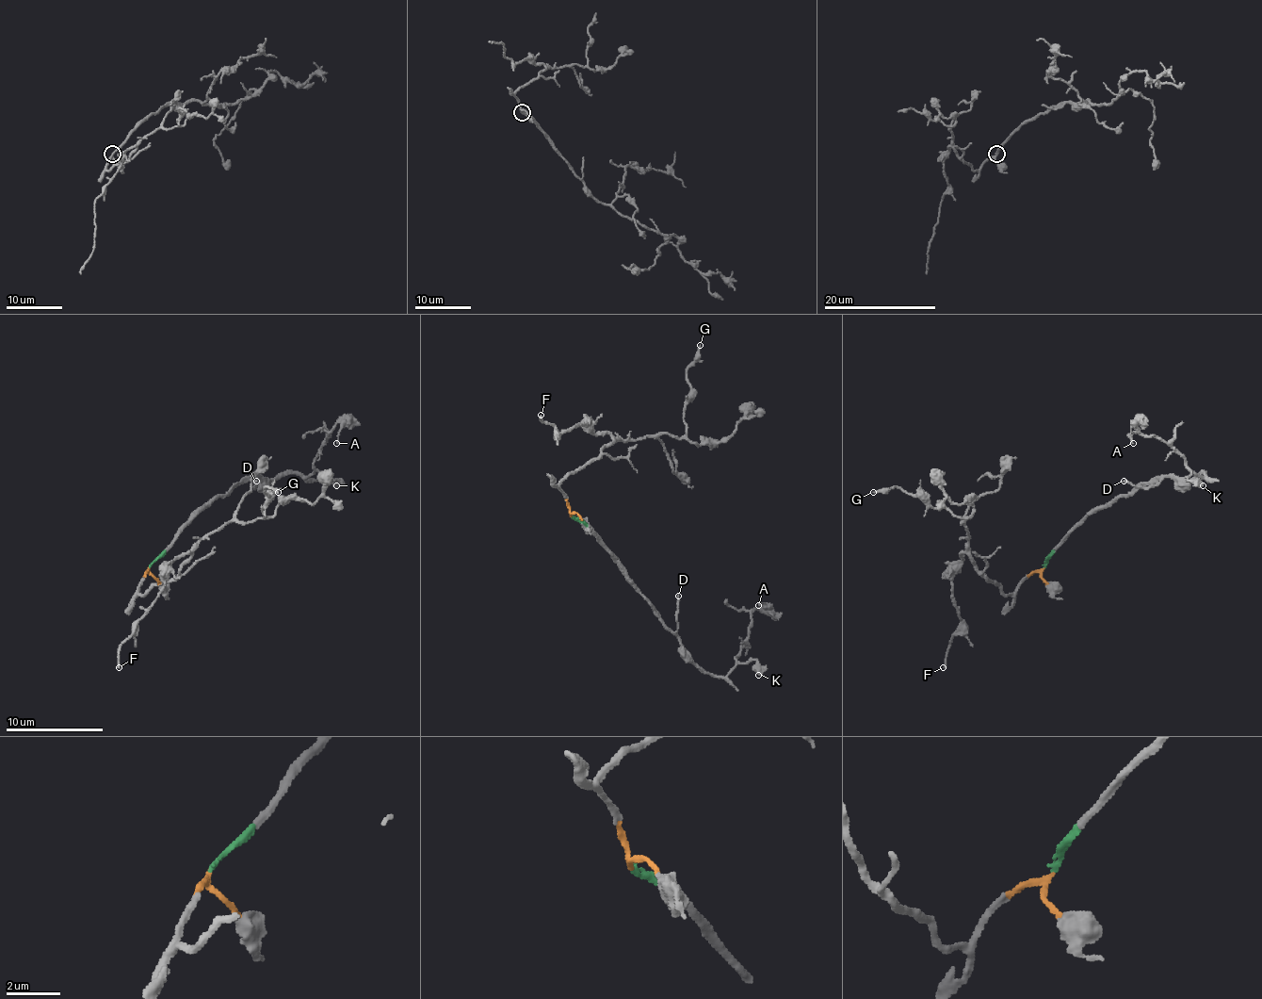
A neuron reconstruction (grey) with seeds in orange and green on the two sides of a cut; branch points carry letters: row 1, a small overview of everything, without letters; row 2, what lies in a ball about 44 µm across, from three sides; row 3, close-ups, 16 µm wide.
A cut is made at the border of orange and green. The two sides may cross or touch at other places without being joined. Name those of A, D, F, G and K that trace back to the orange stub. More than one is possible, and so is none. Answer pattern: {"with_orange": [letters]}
{"with_orange": ["F", "G"]}

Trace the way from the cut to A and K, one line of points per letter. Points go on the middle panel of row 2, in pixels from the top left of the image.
A: (572, 516), (621, 561), (627, 581), (708, 673), (725, 675), (735, 665), (750, 616), (759, 604)
K: (572, 516), (621, 561), (627, 581), (696, 663), (715, 675), (727, 675), (739, 663), (752, 661), (759, 675)

